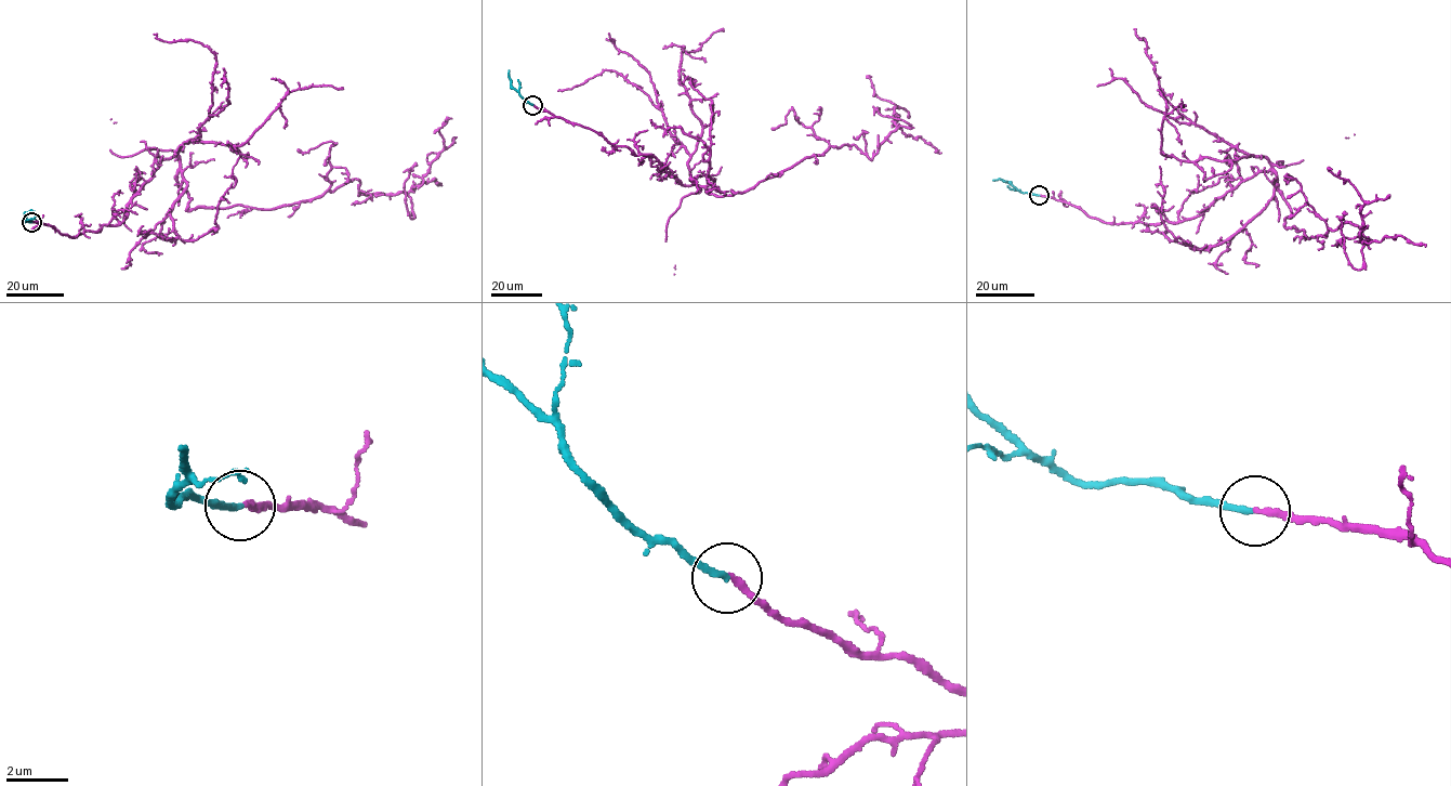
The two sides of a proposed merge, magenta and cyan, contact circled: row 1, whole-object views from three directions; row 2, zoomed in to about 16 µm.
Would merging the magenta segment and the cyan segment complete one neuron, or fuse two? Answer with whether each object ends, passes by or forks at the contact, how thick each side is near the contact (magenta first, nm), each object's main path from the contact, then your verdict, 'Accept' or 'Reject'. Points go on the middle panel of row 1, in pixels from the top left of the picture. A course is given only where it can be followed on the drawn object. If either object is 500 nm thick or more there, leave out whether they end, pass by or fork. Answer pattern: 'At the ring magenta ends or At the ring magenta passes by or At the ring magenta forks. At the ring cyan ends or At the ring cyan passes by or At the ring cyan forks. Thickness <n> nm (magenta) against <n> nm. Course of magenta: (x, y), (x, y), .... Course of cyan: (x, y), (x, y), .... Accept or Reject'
At the ring magenta ends. At the ring cyan ends. Thickness 200 nm (magenta) against 200 nm. Course of magenta: (532, 105), (651, 154), (682, 185), (719, 196), (830, 146), (854, 145), (871, 159), (898, 116), (871, 77). Course of cyan: (532, 105), (511, 86), (509, 69). Accept

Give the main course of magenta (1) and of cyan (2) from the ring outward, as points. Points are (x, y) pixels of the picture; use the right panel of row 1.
1: (1039, 195), (1104, 222), (1177, 223), (1271, 170), (1285, 228), (1348, 222), (1372, 240), (1332, 169)
2: (1039, 195), (1020, 192), (999, 179), (992, 180)

